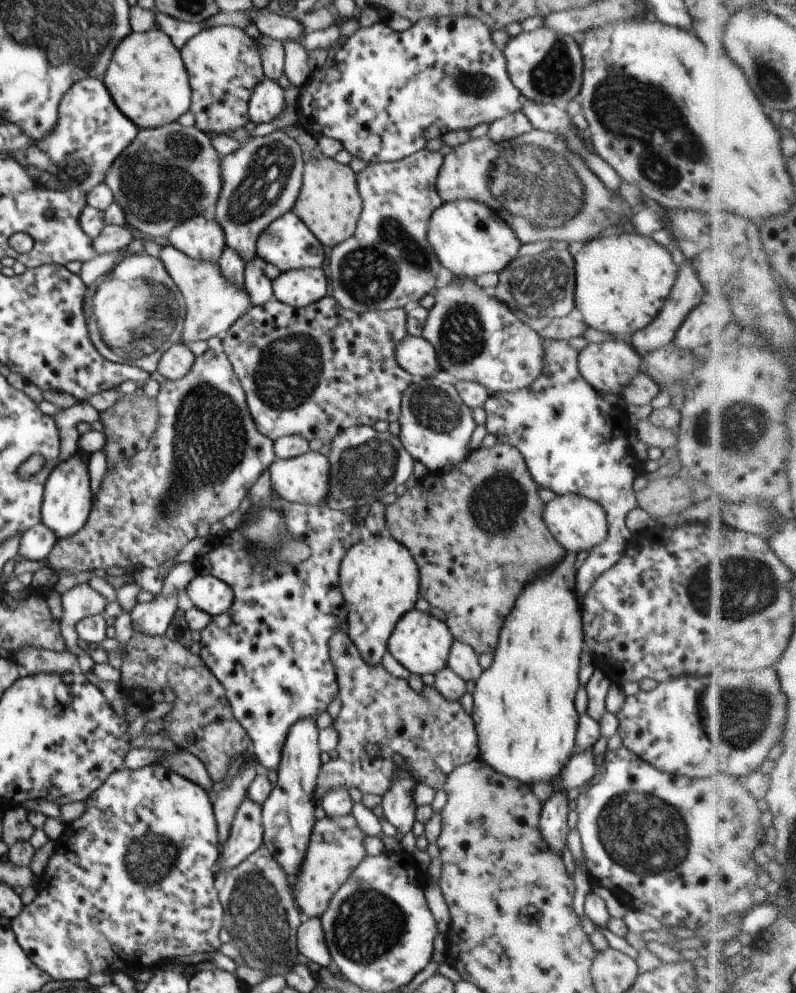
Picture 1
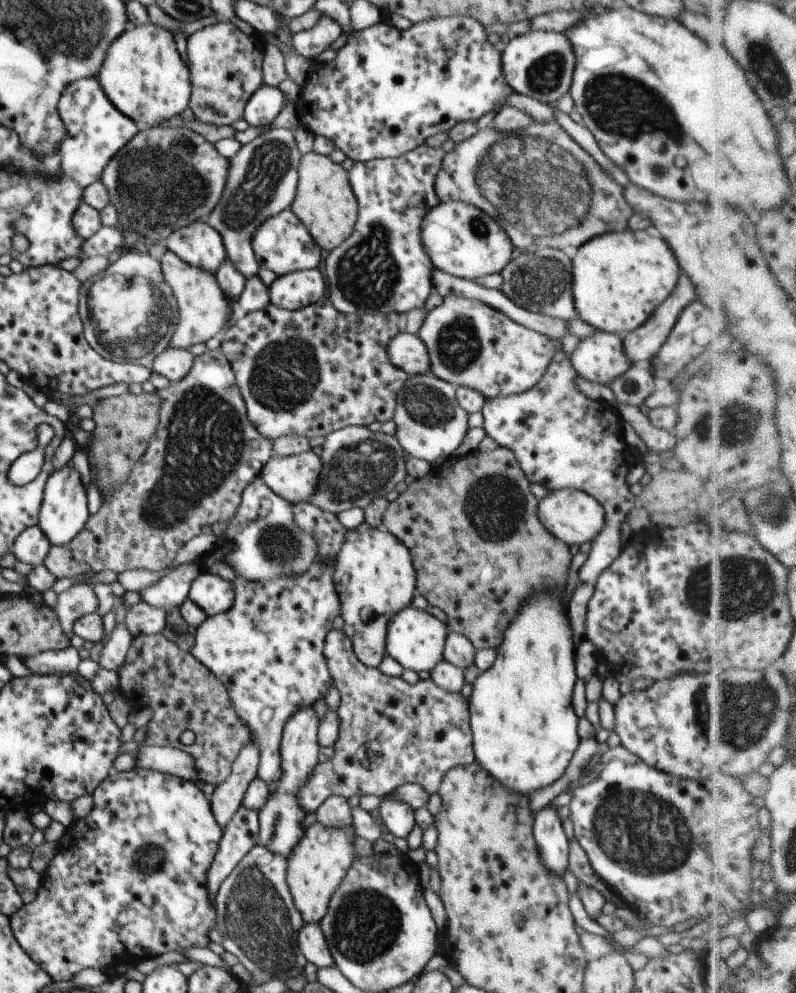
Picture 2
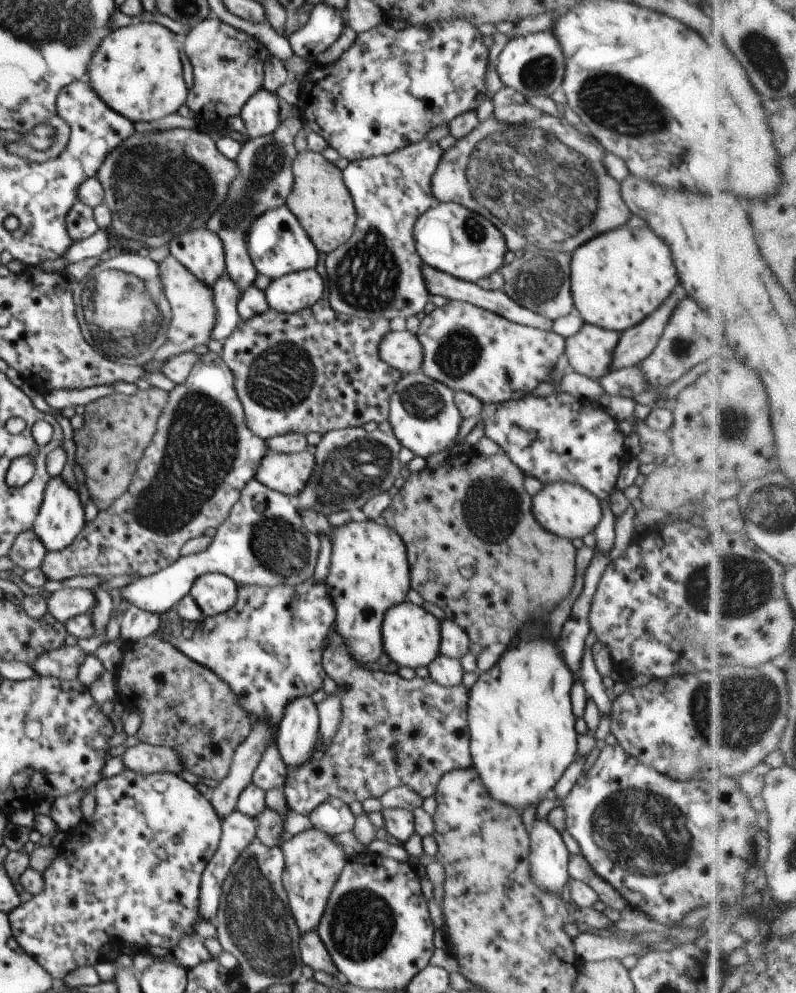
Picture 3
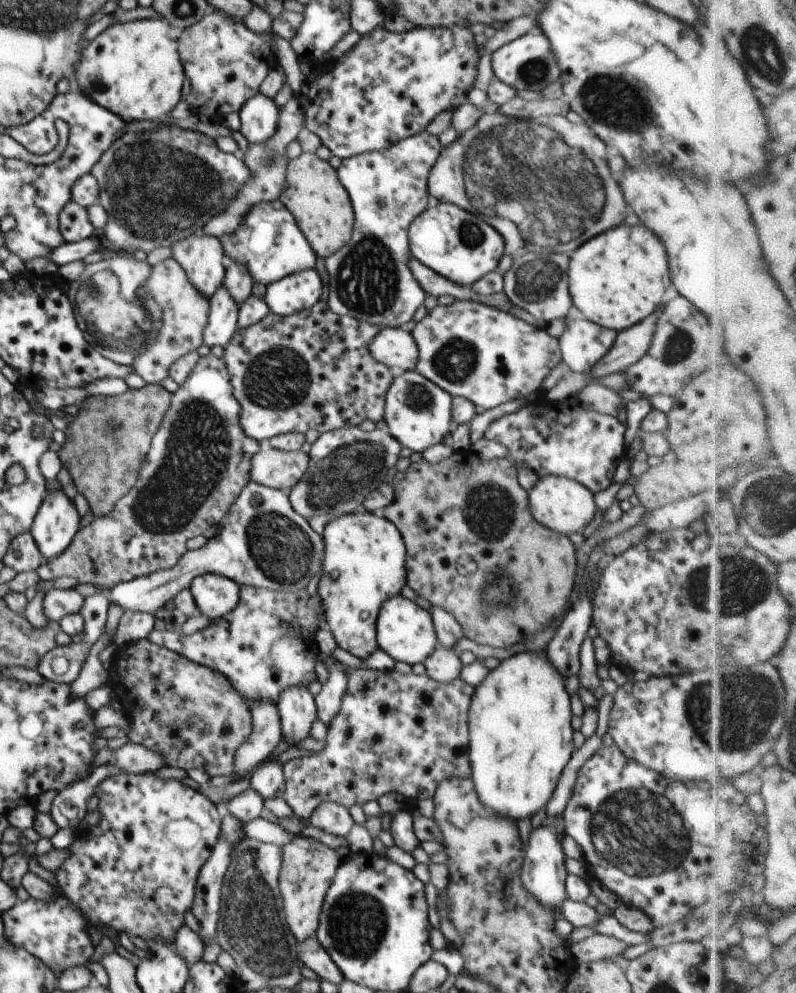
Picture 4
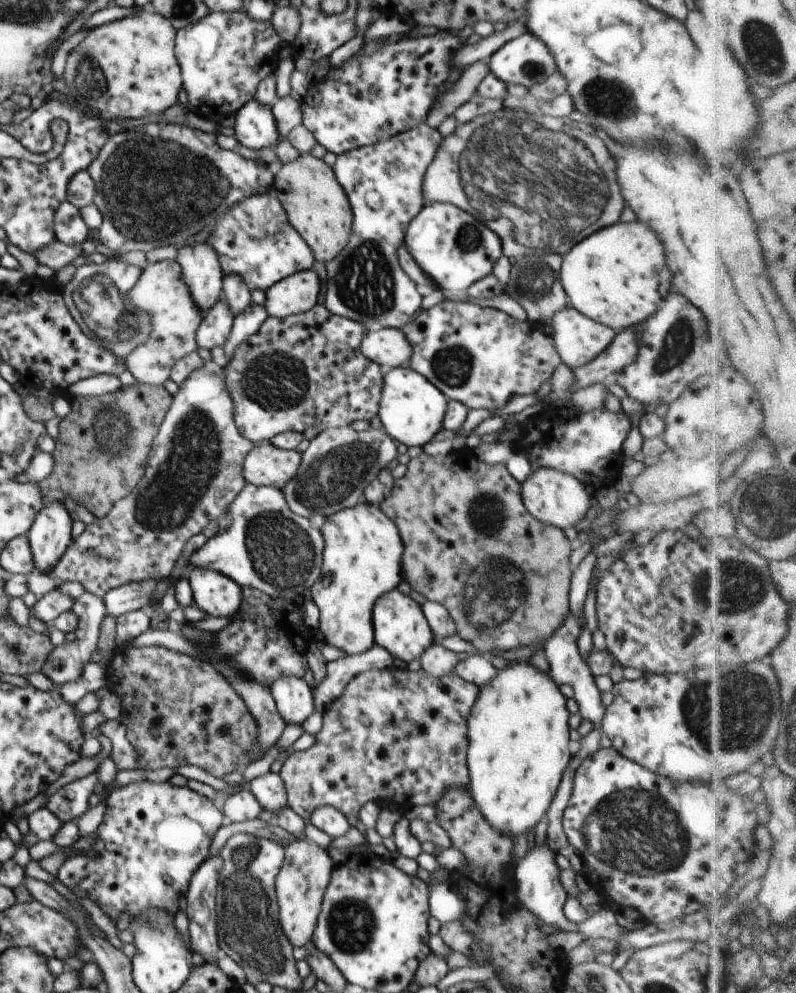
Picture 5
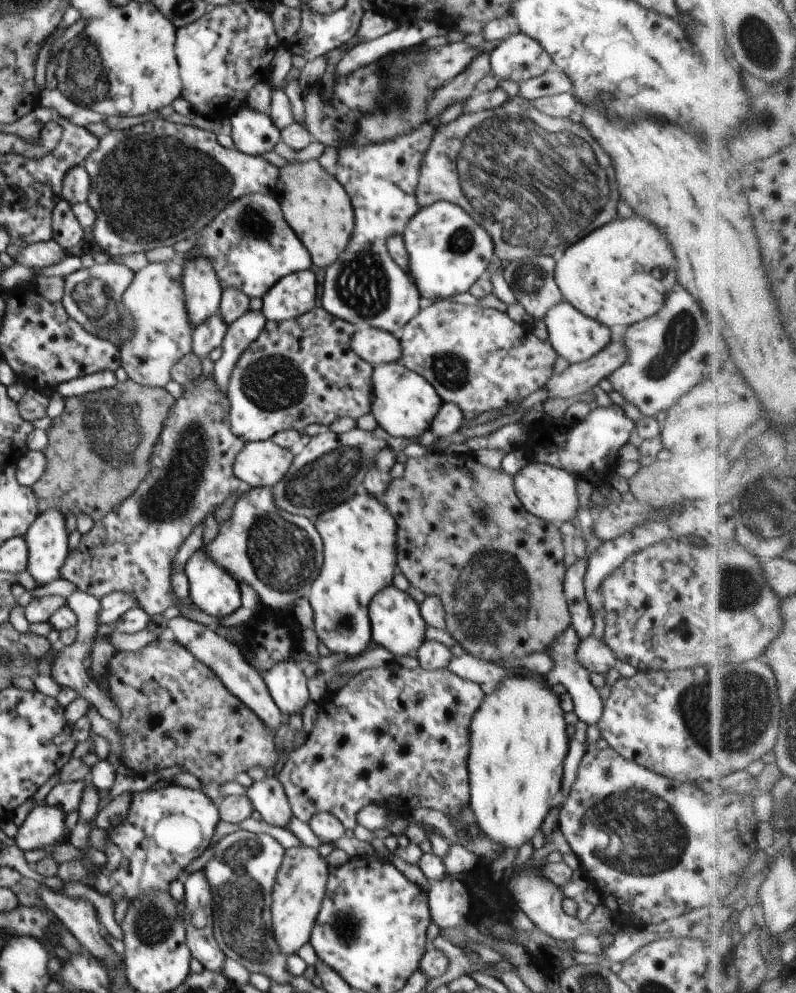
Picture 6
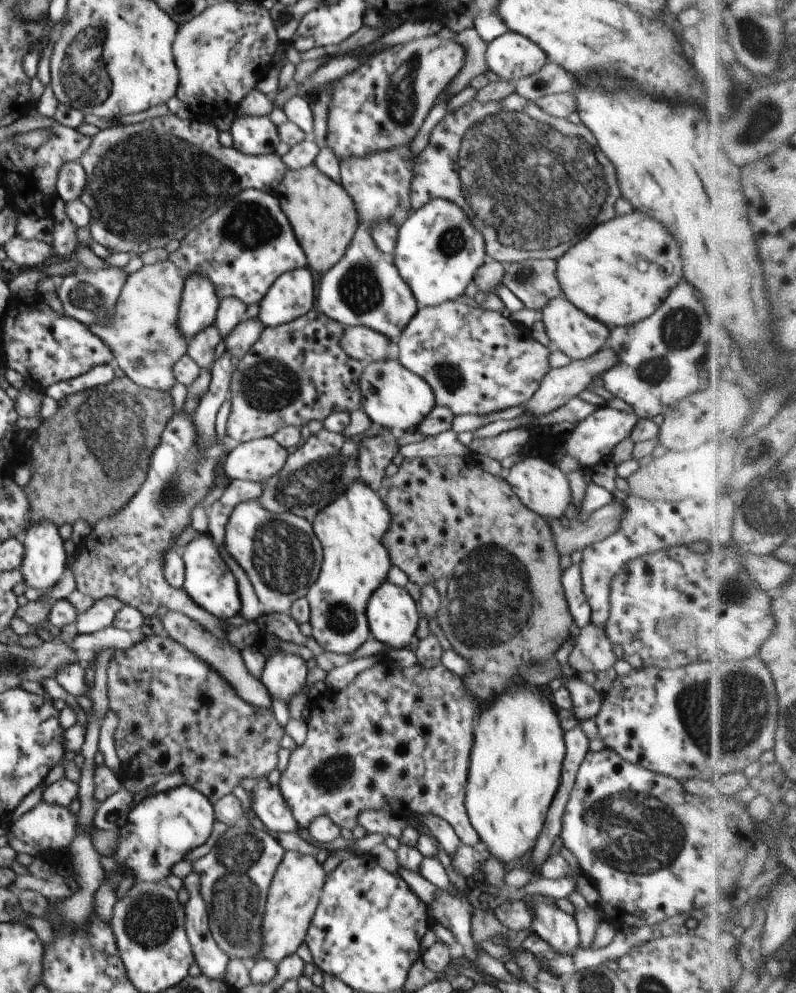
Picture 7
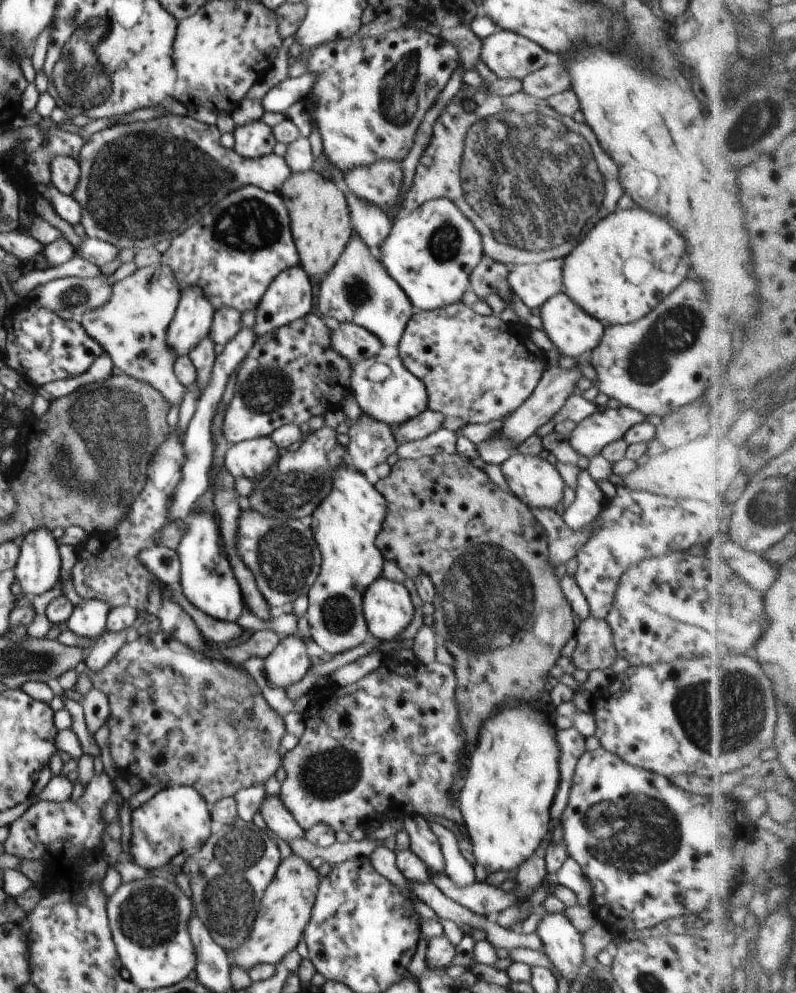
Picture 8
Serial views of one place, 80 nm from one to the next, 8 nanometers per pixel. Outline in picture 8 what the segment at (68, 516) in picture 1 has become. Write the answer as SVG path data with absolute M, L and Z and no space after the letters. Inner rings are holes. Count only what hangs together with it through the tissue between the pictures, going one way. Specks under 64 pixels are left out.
M38 528L19 541L21 553L13 571L30 600L49 591L60 580L59 545L51 532Z

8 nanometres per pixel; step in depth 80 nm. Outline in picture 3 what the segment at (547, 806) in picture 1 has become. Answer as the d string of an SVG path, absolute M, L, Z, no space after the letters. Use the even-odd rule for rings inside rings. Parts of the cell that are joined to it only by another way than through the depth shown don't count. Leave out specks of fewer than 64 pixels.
M548 816L542 819L536 819L534 826L529 831L530 839L530 864L531 864L531 877L535 880L538 886L546 889L551 893L562 892L564 884L569 882L570 876L568 872L568 863L570 860L570 853L568 848L558 831Z

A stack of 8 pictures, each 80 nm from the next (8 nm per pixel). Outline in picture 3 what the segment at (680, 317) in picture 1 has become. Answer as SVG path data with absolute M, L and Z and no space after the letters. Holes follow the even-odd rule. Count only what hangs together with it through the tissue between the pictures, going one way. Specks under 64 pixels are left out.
M679 282L676 290L672 291L672 294L649 317L621 332L618 344L613 350L611 370L640 366L643 360L653 353L674 309L684 298L687 298L686 290Z

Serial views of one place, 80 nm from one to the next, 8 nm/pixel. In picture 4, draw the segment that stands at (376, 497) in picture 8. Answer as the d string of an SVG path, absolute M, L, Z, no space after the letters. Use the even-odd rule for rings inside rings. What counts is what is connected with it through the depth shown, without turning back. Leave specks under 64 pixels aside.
M374 512L363 514L346 514L326 524L323 540L325 552L323 559L322 576L318 583L318 598L322 598L322 610L324 610L324 628L330 630L339 648L348 651L360 660L368 658L376 648L376 618L382 604L392 598L401 595L401 590L406 586L406 550L400 532L396 526L378 517Z

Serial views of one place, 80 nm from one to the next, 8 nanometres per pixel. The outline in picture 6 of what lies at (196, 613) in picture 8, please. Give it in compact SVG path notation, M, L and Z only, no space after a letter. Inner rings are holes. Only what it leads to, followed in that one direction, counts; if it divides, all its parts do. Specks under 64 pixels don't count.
M198 375L194 380L191 380L190 383L186 383L185 385L181 386L183 388L182 396L175 399L174 404L171 406L171 409L169 410L169 413L166 415L164 426L162 427L161 433L159 434L158 440L156 441L156 444L153 446L153 453L150 457L150 464L151 467L149 468L149 473L146 475L146 478L138 485L138 488L125 500L122 501L120 505L116 505L104 518L98 519L97 521L94 521L94 525L92 526L91 530L87 533L84 533L81 535L80 542L77 544L76 547L70 548L70 551L68 553L68 556L66 557L66 560L61 564L59 577L64 578L66 580L70 580L70 582L73 582L78 587L78 590L82 592L87 592L88 594L91 594L92 596L95 596L96 598L101 599L103 596L116 592L116 591L122 591L124 593L132 593L138 601L138 604L140 607L144 609L144 612L147 612L149 616L151 617L154 614L162 614L166 608L170 606L174 606L175 602L181 603L181 605L184 604L184 601L180 601L177 596L173 593L173 590L171 589L171 571L172 571L172 565L174 561L174 556L176 556L176 552L178 552L178 549L180 546L182 546L183 542L190 536L190 533L192 530L194 530L195 526L198 526L203 521L205 522L206 517L209 514L213 514L214 510L222 504L222 502L226 502L234 492L236 492L238 489L242 487L244 484L243 481L241 481L238 477L235 476L233 473L233 464L235 463L235 458L238 456L238 453L244 448L244 445L246 444L241 438L238 438L231 429L231 424L229 423L229 409L228 409L228 401L226 400L225 394L221 391L221 388L216 384L216 381L214 380L214 377L212 375L204 376L204 375Z

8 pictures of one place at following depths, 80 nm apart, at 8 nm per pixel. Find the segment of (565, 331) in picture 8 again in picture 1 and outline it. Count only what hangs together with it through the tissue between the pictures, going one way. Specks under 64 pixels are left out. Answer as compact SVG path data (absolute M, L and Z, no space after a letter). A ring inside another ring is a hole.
M619 338L600 344L589 343L579 352L577 361L584 380L598 392L606 395L620 396L622 386L630 384L632 379L644 370L642 356L636 352L632 345Z

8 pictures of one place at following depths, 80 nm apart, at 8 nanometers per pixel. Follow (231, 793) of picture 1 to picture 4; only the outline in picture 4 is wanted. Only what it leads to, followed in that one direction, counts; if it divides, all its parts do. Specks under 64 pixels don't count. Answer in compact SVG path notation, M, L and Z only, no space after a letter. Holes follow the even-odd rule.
M270 700L249 702L252 718L250 738L236 750L234 778L240 780L248 770L256 769L283 740L277 705Z

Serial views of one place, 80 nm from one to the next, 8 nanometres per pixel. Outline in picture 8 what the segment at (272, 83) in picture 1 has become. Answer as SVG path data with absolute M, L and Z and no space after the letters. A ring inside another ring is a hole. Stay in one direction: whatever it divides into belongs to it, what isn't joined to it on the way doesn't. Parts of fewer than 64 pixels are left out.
M262 119L235 127L233 135L233 149L247 159L269 155L277 143L272 129Z

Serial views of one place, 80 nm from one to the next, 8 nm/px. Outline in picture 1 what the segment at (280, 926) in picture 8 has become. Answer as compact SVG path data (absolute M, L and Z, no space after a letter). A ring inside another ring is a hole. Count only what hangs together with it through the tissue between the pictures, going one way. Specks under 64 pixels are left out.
M352 813L330 818L328 816L315 822L311 841L307 848L301 871L294 878L292 894L301 912L310 917L321 917L327 909L334 893L348 880L353 870L366 857L364 831L358 826Z

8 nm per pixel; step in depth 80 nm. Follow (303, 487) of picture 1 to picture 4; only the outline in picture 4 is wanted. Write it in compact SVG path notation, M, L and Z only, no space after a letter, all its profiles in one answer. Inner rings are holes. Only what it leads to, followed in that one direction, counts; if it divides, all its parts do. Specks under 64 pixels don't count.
M258 450L250 460L250 480L289 492L300 478L305 477L309 461L308 454L302 451Z

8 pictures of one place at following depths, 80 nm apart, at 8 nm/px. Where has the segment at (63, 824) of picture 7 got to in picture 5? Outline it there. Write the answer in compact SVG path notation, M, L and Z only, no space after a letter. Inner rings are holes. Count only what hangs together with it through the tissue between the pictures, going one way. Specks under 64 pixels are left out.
M45 806L38 808L28 816L28 834L22 834L22 846L30 848L40 841L54 840L63 823Z

